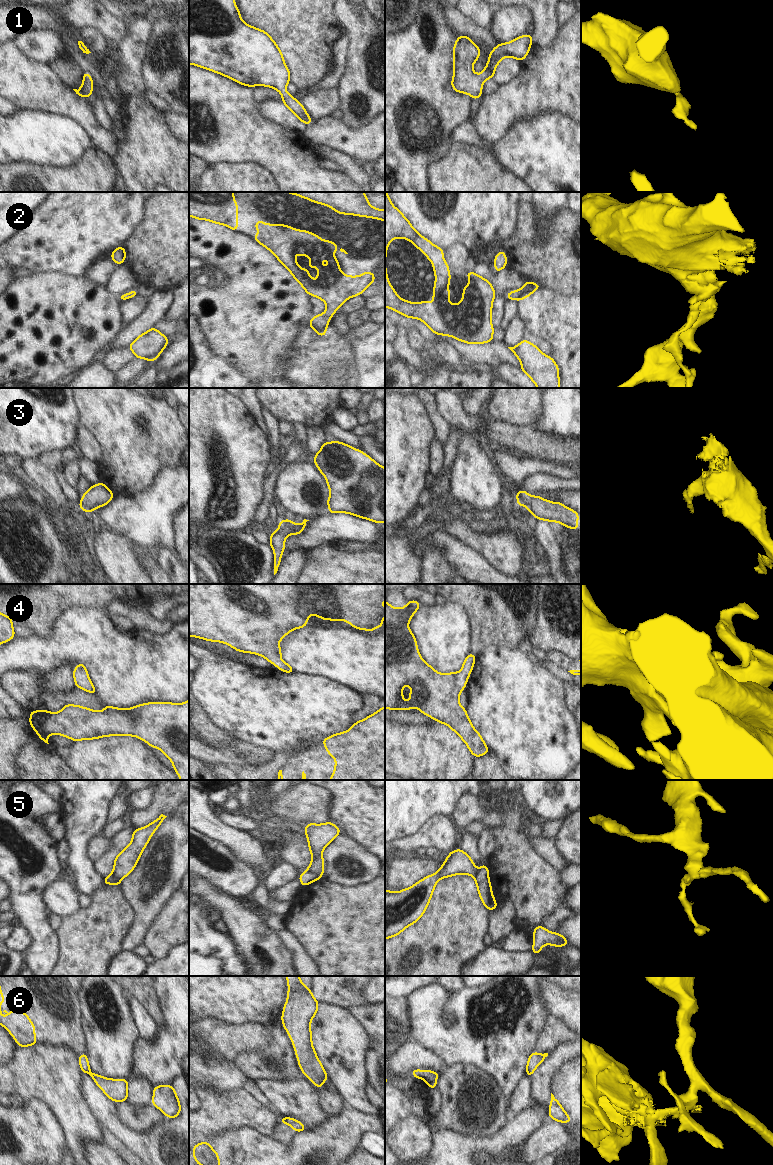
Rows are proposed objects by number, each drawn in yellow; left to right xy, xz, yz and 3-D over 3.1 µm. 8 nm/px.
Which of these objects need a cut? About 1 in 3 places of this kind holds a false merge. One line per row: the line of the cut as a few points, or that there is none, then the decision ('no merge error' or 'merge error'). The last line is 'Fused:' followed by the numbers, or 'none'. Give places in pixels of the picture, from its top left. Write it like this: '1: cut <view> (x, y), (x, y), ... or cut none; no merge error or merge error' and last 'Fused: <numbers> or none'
1: cut none; no merge error
2: cut none; no merge error
3: cut none; no merge error
4: cut none; no merge error
5: cut xz (307, 869), (319, 878); merge error
6: cut xz (284, 1117), (286, 1122); merge error
Fused: 5, 6

